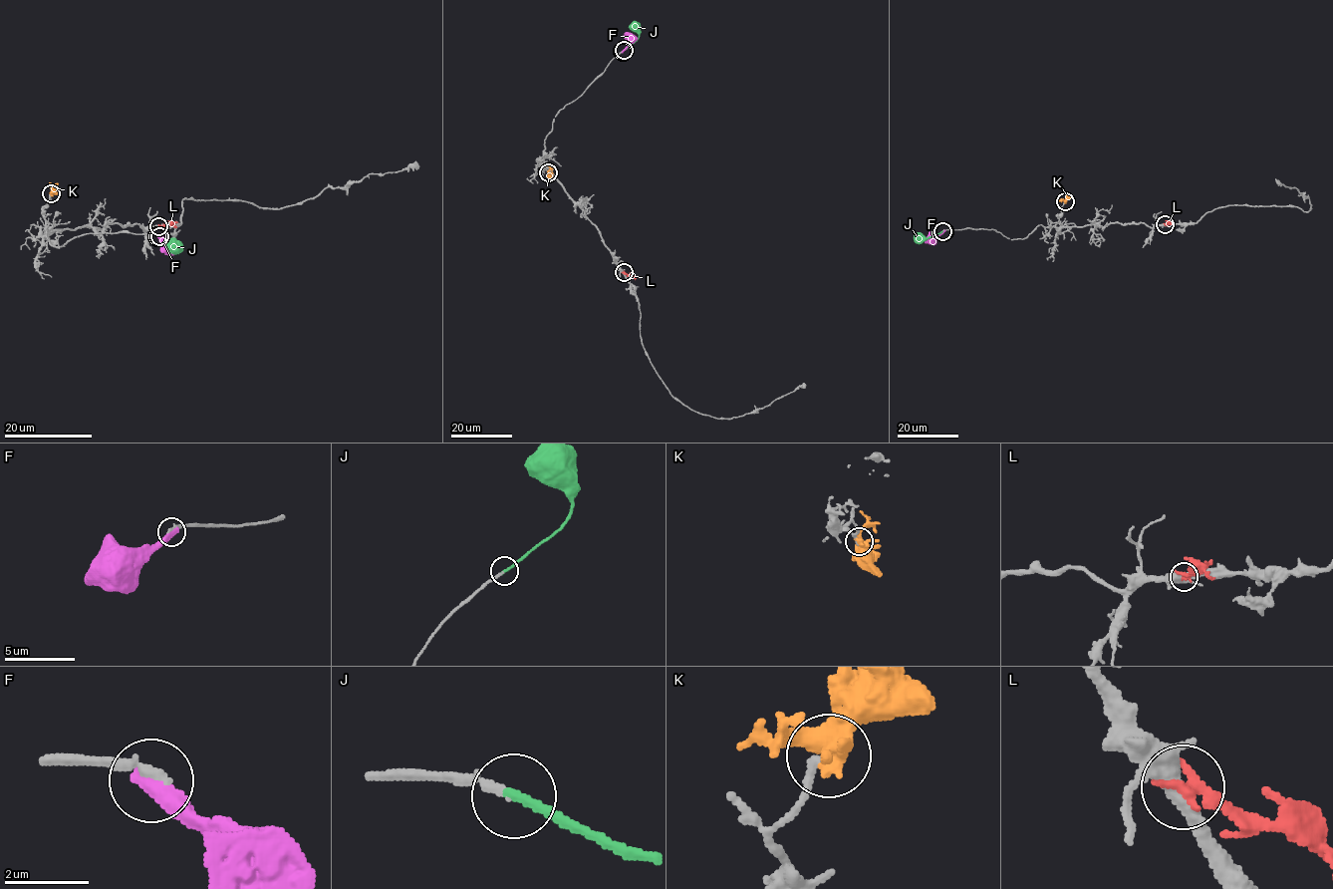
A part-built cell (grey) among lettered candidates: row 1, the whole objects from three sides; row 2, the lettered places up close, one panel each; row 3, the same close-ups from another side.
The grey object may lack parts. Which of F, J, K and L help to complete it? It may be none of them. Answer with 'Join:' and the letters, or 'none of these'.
Join: J

